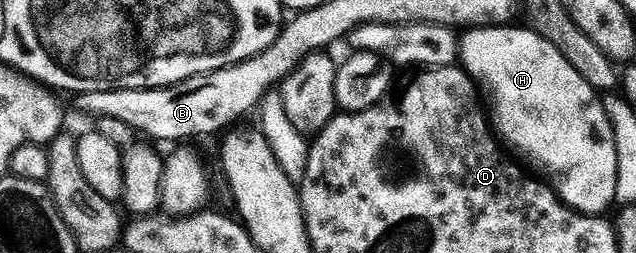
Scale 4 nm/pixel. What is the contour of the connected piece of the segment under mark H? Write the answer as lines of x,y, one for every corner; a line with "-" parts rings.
520,25
473,27
459,36
458,63
482,88
495,134
518,154
536,163
538,170
548,174
547,182
568,208
581,215
603,216
604,210
616,203
618,149
612,123
601,96
581,77
578,69
550,45
550,41
531,29
523,31

